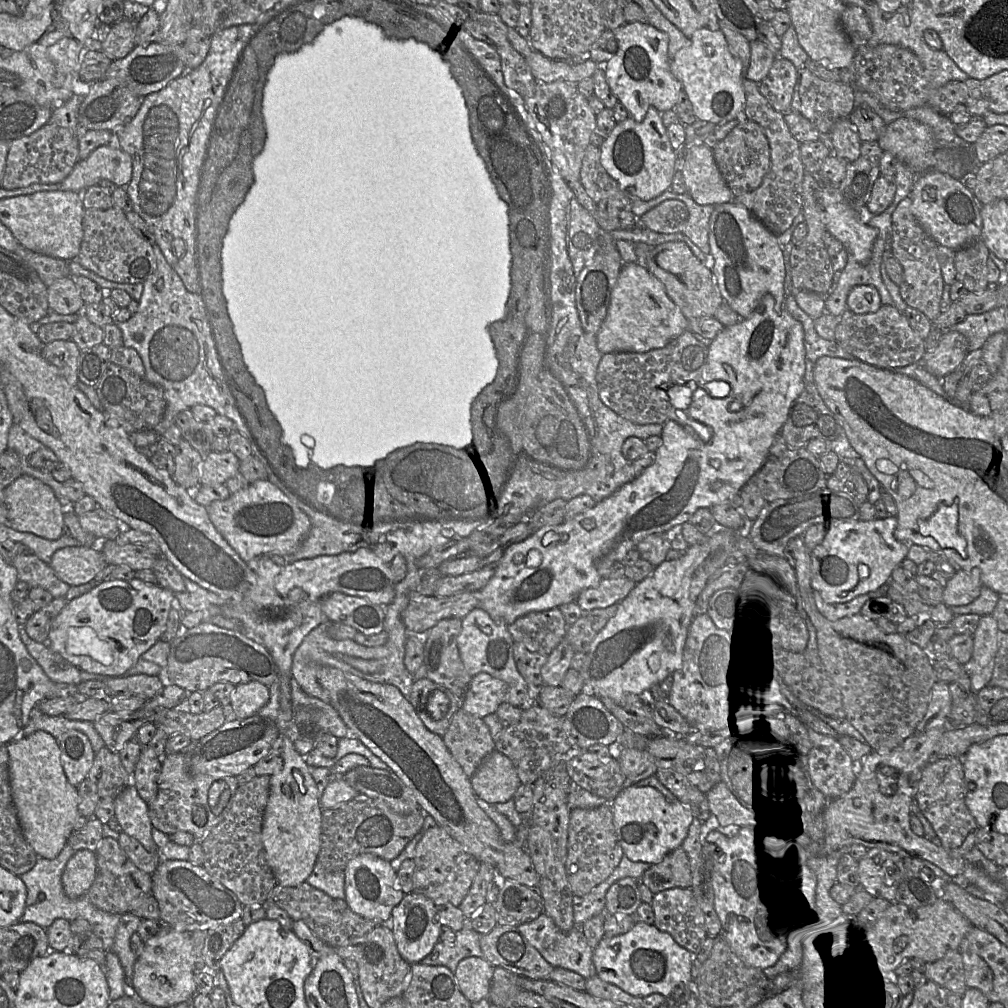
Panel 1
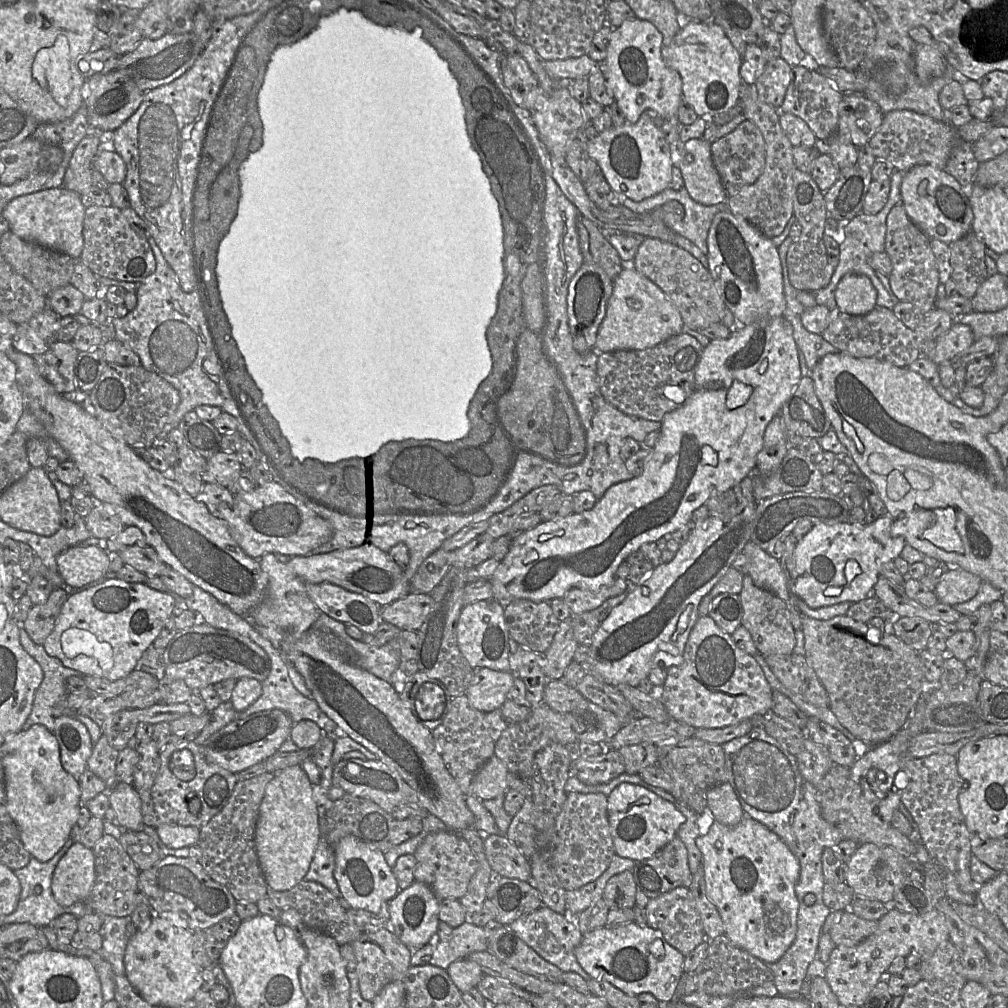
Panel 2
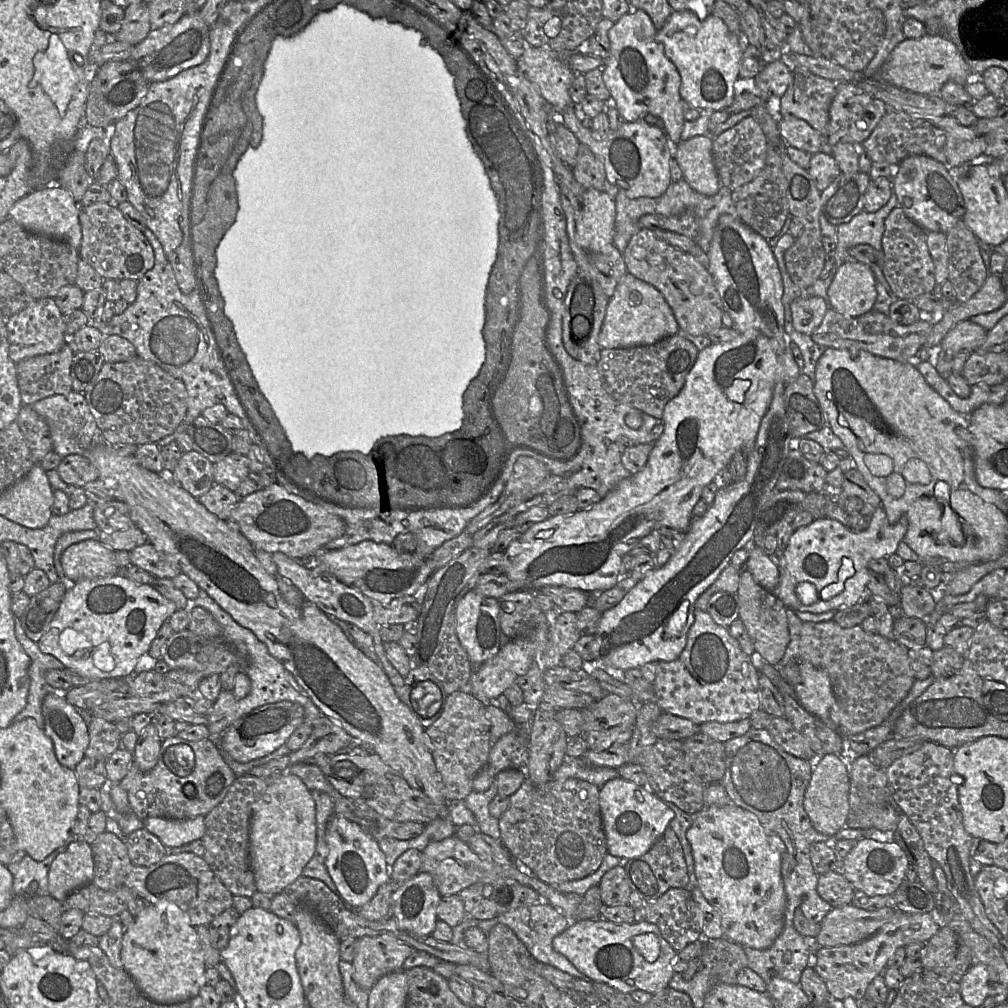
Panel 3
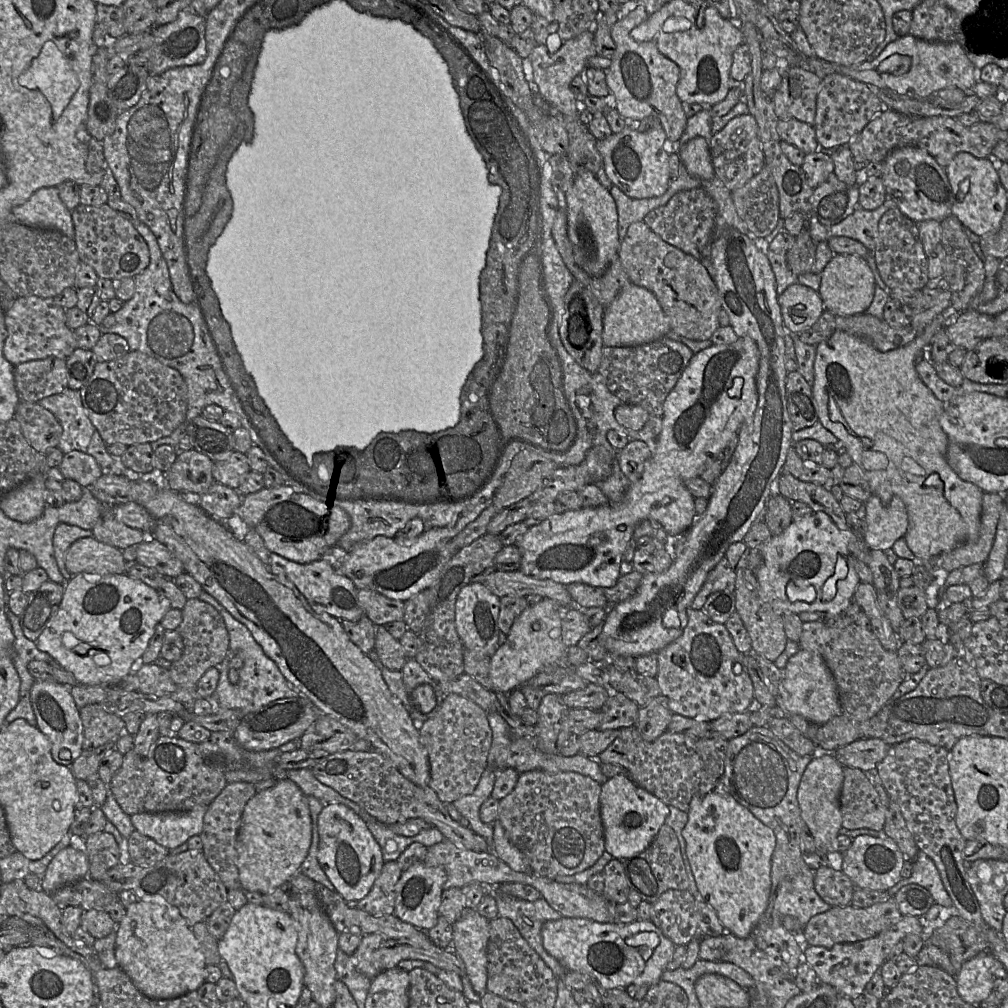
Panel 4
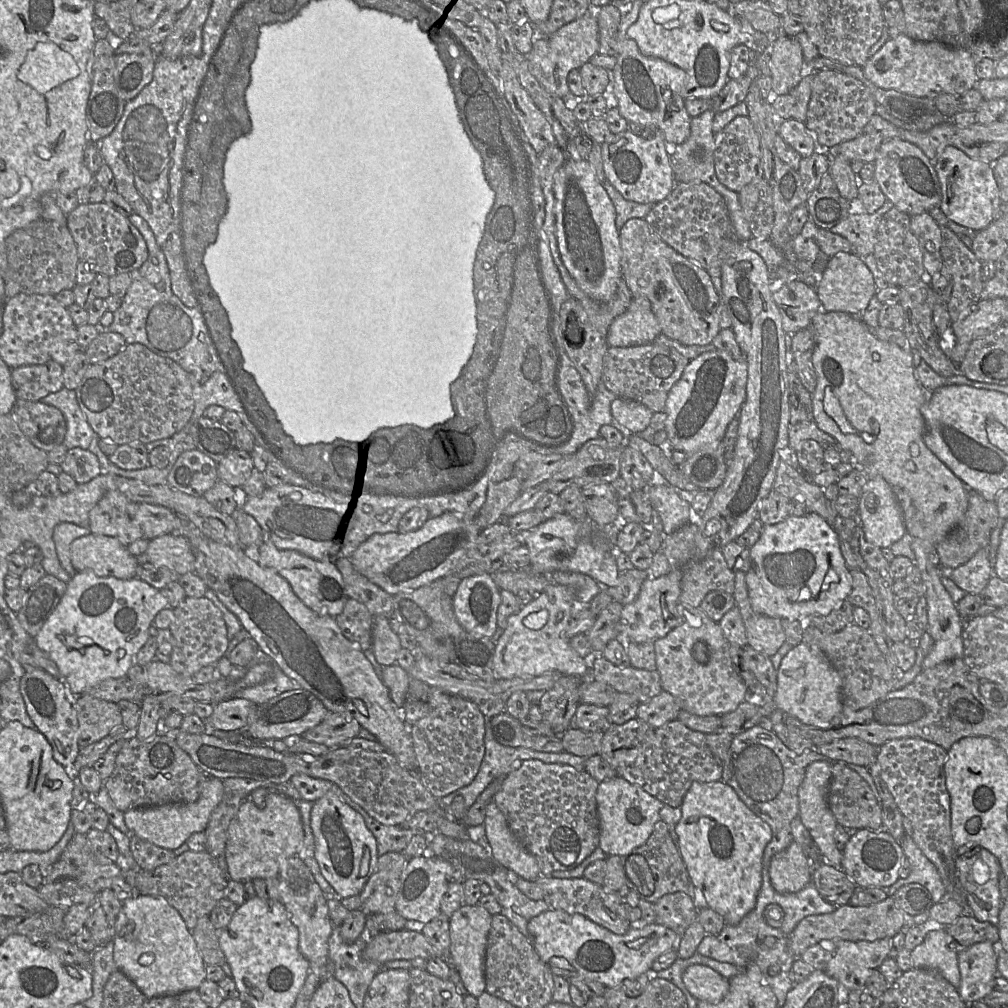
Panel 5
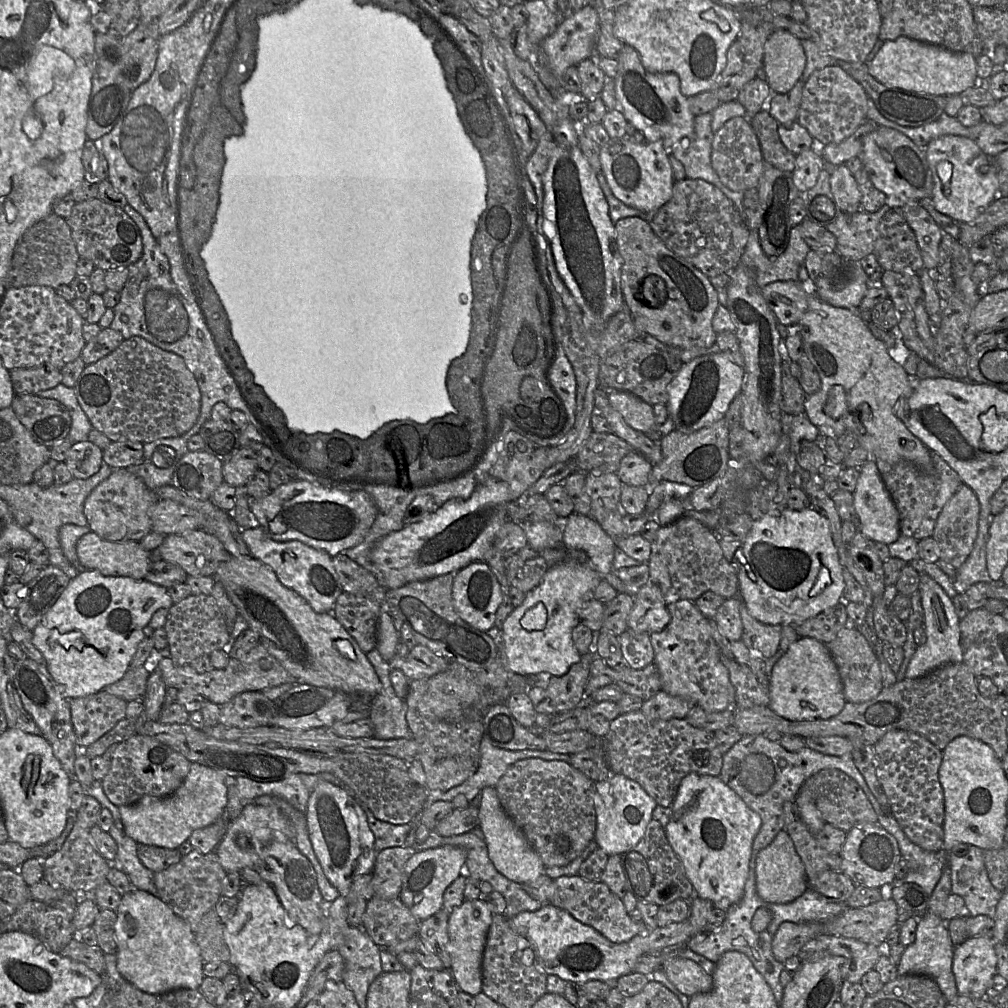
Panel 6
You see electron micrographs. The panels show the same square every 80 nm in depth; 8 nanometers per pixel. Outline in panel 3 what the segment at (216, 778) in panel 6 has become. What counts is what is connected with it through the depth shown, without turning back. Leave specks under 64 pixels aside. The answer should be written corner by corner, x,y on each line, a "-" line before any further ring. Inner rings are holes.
201,815
190,819
149,817
142,822
143,827
155,835
166,847
189,844
201,839
204,834
204,816

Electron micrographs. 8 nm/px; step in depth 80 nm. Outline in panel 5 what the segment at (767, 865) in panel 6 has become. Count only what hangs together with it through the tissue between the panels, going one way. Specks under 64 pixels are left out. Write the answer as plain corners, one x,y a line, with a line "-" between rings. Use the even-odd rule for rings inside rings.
797,842
773,856
769,876
772,887
781,894
798,892
811,882
809,861

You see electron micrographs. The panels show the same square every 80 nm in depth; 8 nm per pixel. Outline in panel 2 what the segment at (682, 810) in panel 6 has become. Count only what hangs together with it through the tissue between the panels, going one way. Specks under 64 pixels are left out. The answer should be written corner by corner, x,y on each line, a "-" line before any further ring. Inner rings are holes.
746,815
738,824
727,826
715,820
705,835
699,835
696,845
702,854
706,894
716,906
730,941
766,964
777,962
795,940
799,901
795,885
800,876
800,864
789,847
765,825

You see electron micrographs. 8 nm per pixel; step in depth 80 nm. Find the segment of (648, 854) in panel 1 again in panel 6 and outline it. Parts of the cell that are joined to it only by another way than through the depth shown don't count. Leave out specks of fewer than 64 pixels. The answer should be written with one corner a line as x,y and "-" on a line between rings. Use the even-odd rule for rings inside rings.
620,773
596,782
596,831
594,840
607,855
619,854
633,848
642,839
657,802
636,781

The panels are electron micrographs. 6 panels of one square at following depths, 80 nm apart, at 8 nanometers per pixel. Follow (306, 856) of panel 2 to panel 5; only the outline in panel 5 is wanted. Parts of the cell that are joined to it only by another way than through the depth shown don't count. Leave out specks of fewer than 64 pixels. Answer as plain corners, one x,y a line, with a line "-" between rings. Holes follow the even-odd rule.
272,793
263,804
246,799
227,831
226,862
229,878
245,883
255,878
278,877
281,861
296,856
303,841
301,814
291,798

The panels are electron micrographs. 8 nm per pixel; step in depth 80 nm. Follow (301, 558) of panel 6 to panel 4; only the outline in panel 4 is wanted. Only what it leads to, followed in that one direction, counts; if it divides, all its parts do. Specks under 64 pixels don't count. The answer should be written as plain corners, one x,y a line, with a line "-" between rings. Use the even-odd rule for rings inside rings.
271,552
270,563
267,568
273,574
285,577
293,582
316,612
327,613
339,620
351,622
356,622
366,615
358,600
358,589
353,581
340,573
326,559
320,559
311,563
298,563

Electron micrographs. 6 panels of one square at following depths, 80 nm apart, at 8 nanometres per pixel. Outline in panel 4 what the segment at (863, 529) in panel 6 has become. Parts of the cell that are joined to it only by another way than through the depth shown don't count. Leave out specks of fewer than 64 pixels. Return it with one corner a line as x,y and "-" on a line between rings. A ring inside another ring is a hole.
872,494
864,504
867,524
863,540
870,549
885,551
906,535
908,513
898,496
894,495
889,505
884,506
880,498

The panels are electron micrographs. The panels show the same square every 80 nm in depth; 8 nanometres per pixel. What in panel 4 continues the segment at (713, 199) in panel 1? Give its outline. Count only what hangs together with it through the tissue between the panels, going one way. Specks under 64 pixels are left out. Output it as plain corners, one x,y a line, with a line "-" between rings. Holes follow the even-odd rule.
697,136
679,149
677,153
685,169
693,176
703,180
712,179
715,175
709,150
709,140

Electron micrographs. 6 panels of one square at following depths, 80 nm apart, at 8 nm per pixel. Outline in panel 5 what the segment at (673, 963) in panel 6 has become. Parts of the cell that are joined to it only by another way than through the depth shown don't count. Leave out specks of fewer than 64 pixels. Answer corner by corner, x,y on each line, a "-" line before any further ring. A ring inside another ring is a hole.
693,964
687,967
682,980
698,1001
719,1003
729,990
729,979
704,965

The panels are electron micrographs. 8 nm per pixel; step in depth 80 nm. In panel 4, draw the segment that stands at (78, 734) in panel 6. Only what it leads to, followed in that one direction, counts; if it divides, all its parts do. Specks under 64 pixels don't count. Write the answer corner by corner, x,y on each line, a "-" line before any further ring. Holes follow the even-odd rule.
89,704
79,709
84,727
83,750
89,750
109,741
117,741
125,731
121,717
105,711
100,704

